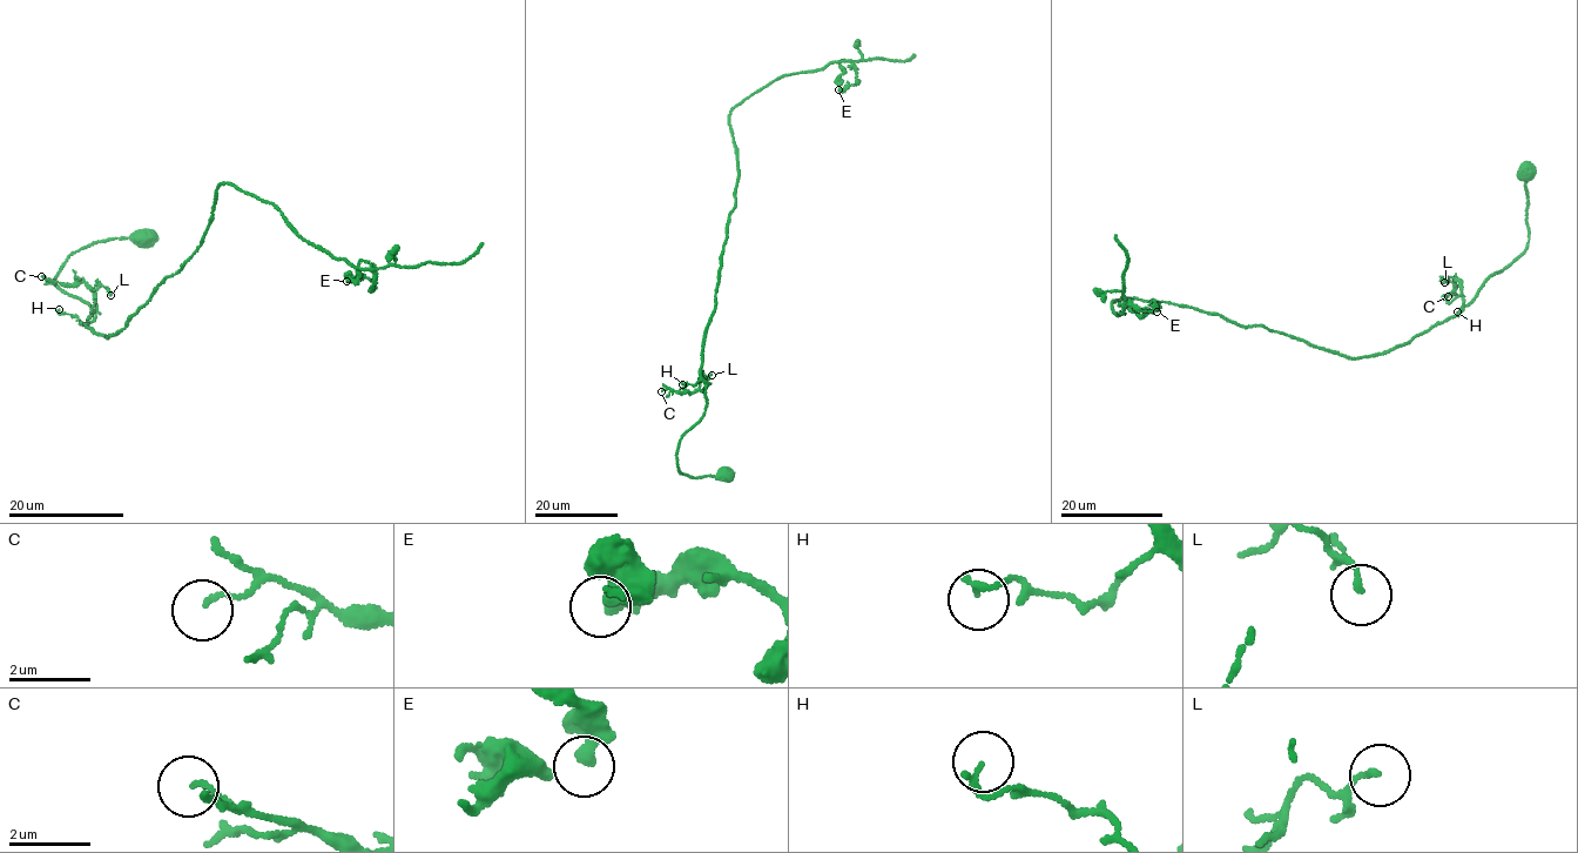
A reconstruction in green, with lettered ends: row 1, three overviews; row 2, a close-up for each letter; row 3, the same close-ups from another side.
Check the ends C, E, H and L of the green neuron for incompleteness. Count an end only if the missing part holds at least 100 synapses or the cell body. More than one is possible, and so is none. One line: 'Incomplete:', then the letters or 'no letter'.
Incomplete: no letter

